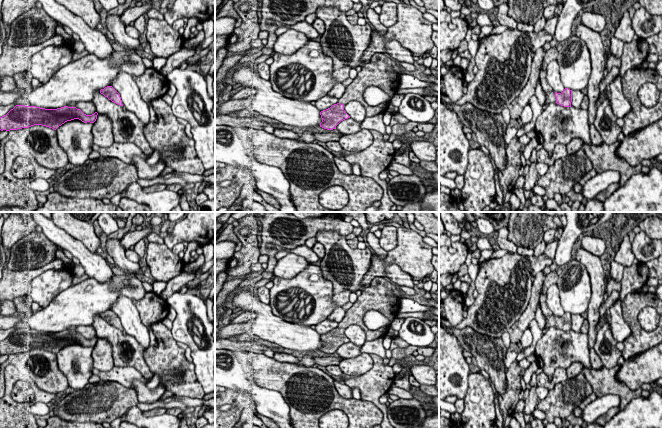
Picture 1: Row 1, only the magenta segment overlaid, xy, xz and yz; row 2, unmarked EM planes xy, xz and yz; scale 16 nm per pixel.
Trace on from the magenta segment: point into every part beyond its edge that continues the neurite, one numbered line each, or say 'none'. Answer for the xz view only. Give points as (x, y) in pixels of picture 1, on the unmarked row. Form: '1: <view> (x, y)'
1: xz (374, 296)

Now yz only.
1: yz (551, 278)

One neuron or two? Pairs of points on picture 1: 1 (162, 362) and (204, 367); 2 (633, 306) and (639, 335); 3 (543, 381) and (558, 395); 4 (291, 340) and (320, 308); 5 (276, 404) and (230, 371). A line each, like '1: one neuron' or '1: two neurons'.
1: two neurons
2: one neuron
3: two neurons
4: two neurons
5: one neuron

